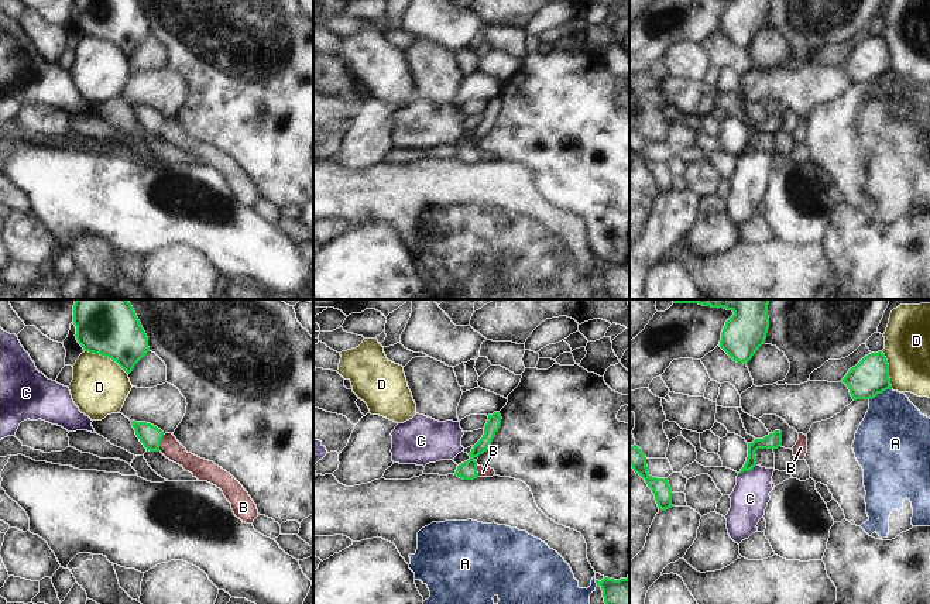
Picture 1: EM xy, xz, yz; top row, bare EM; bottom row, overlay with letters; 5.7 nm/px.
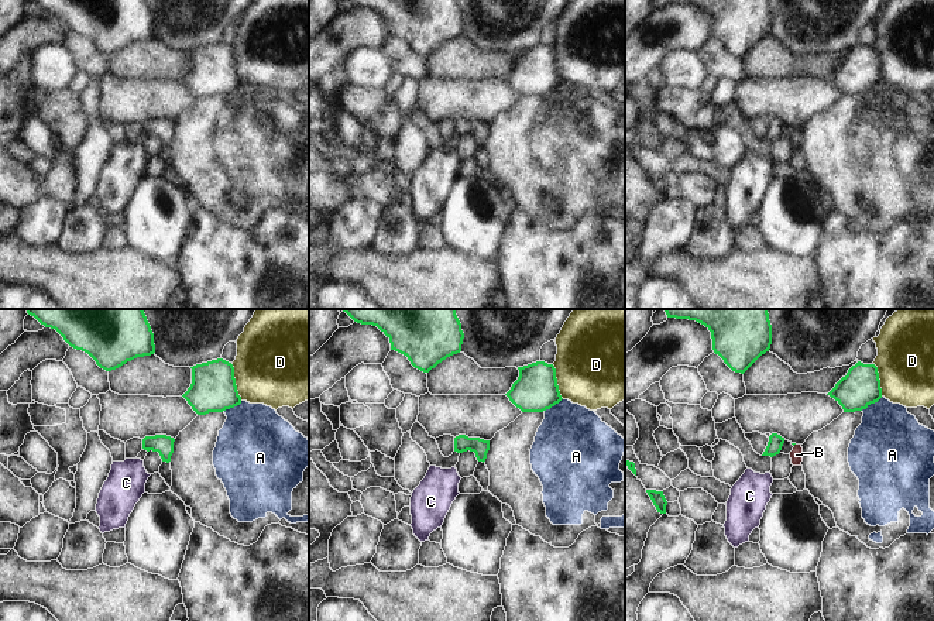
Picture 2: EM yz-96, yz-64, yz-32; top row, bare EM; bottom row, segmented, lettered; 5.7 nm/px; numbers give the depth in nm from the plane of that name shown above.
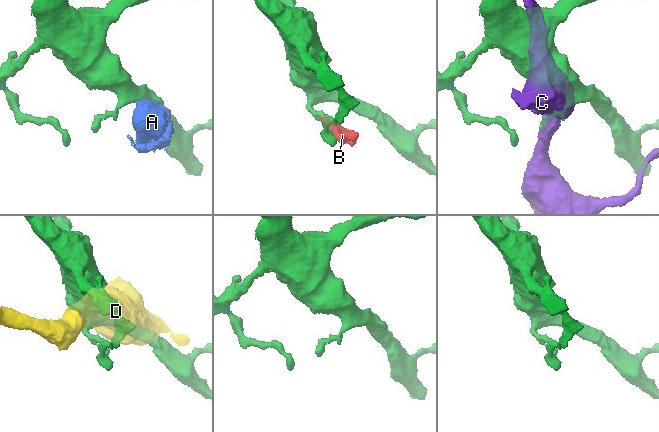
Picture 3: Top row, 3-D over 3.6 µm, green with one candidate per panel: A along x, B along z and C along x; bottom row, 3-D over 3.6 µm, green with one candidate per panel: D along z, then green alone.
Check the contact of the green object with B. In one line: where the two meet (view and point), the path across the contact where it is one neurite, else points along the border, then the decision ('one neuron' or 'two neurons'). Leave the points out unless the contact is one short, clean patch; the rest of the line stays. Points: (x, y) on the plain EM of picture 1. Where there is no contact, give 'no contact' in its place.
meets green in xy at (160, 126); runs through xy (150, 120), (160, 126), (170, 130); one neuron

